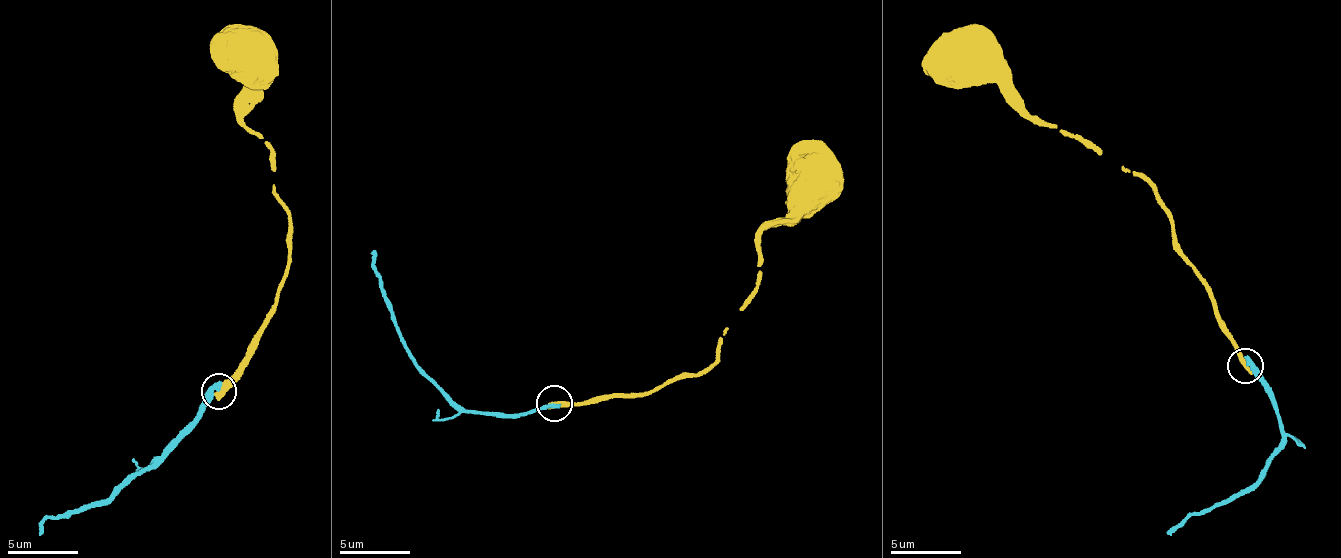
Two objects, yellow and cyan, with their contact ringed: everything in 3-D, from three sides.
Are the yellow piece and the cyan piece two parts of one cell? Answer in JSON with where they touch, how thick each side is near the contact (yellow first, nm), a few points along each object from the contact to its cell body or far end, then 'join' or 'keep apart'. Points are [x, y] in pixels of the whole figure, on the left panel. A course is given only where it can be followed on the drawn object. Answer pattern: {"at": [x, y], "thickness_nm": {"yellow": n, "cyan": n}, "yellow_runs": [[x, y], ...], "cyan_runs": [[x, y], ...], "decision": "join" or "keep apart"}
{"at": [218, 391], "thickness_nm": {"yellow": 460, "cyan": 400}, "yellow_runs": [[219, 390], [270, 312], [291, 222], [273, 191], [274, 158], [241, 116], [243, 54]], "cyan_runs": [[219, 390], [162, 457], [101, 500], [43, 518], [42, 534]], "decision": "keep apart"}

